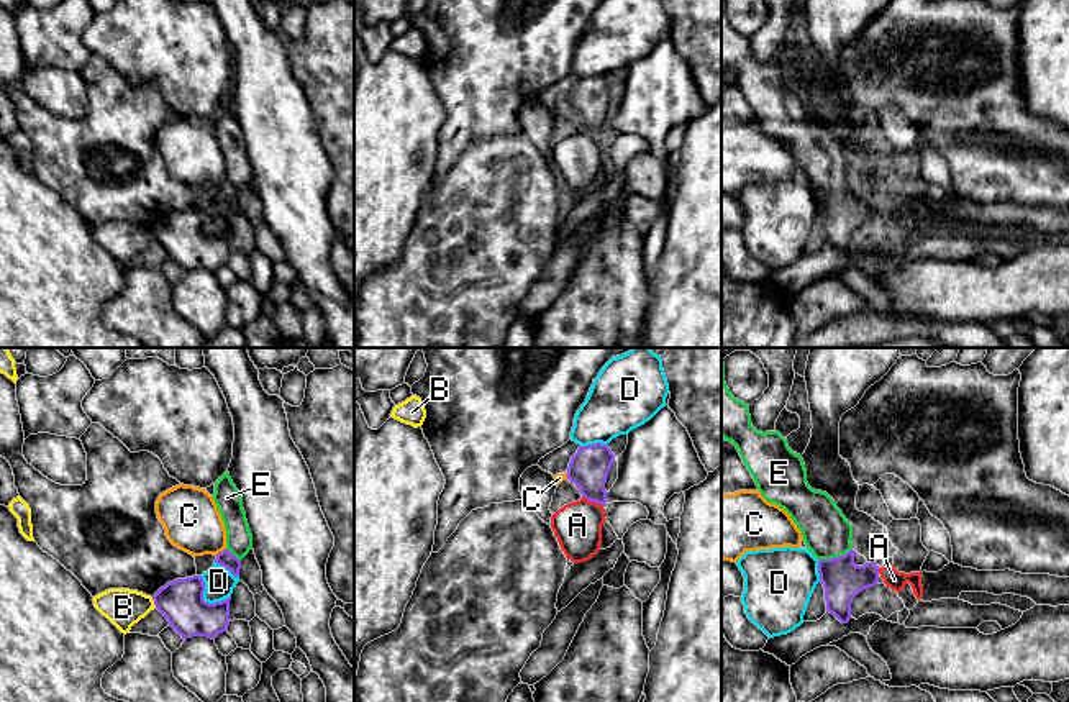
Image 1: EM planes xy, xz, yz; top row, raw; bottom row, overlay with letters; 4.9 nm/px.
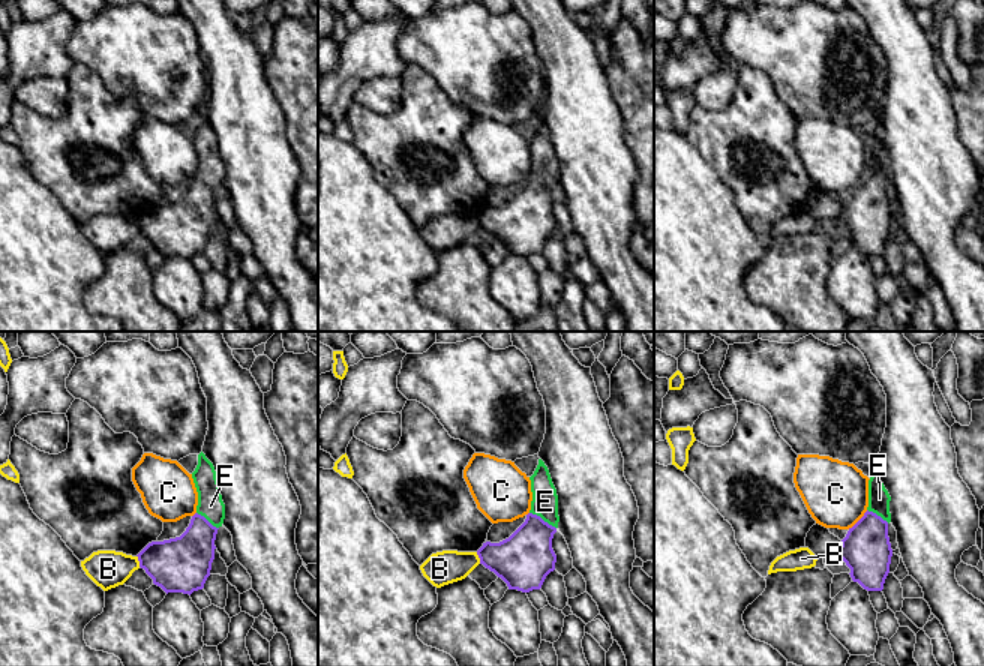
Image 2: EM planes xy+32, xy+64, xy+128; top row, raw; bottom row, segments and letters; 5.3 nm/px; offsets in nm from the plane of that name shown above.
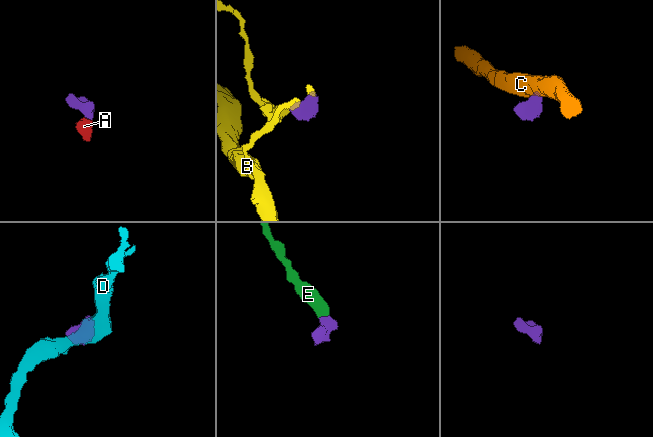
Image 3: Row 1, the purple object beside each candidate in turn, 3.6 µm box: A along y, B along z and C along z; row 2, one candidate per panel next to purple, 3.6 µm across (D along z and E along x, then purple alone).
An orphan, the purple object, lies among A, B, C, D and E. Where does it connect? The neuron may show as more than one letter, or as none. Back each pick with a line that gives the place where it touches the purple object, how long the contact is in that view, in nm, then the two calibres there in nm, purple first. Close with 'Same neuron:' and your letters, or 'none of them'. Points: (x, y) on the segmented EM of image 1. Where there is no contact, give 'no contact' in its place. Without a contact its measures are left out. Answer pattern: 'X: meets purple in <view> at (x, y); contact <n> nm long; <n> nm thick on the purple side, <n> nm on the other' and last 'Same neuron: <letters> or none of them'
A: meets purple in xz at (592, 501); contact 120 nm long; 200 nm thick on the purple side, 240 nm on the other
E: meets purple in yz at (835, 558); contact 180 nm long; 190 nm thick on the purple side, 240 nm on the other
Same neuron: A, E

